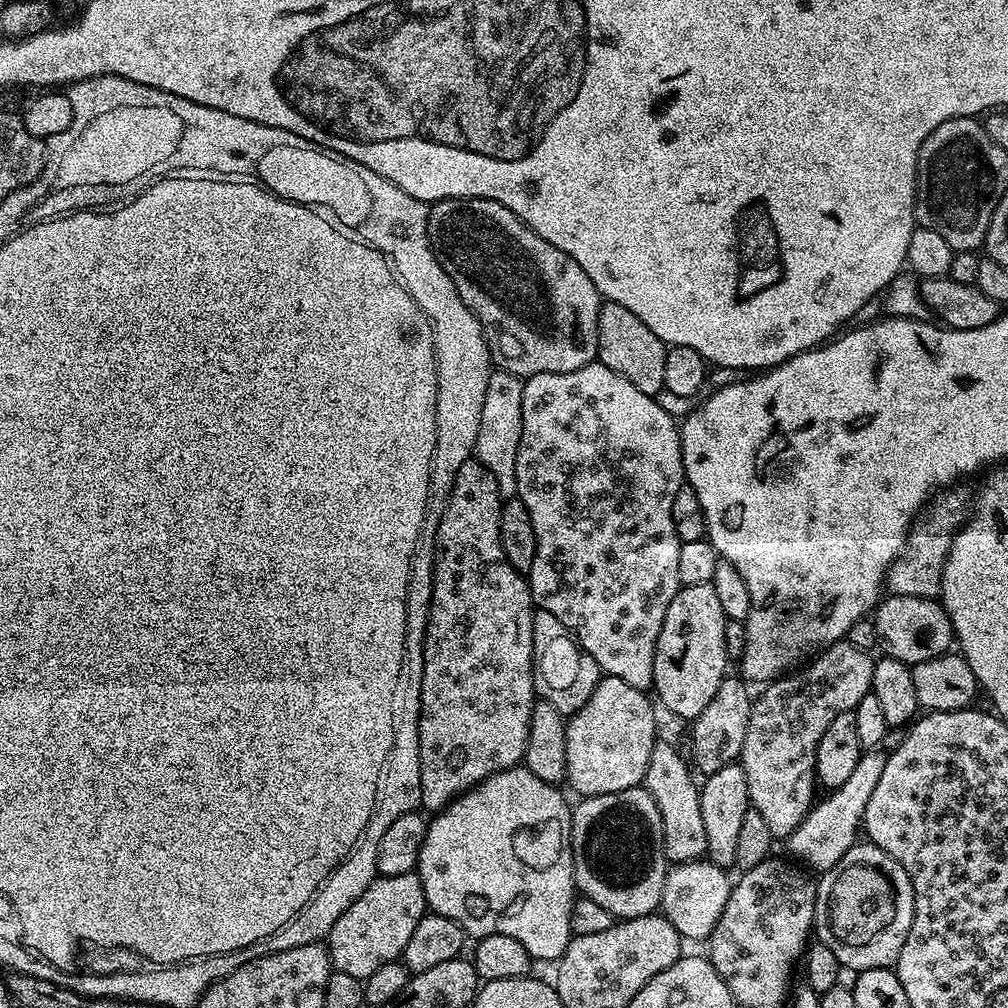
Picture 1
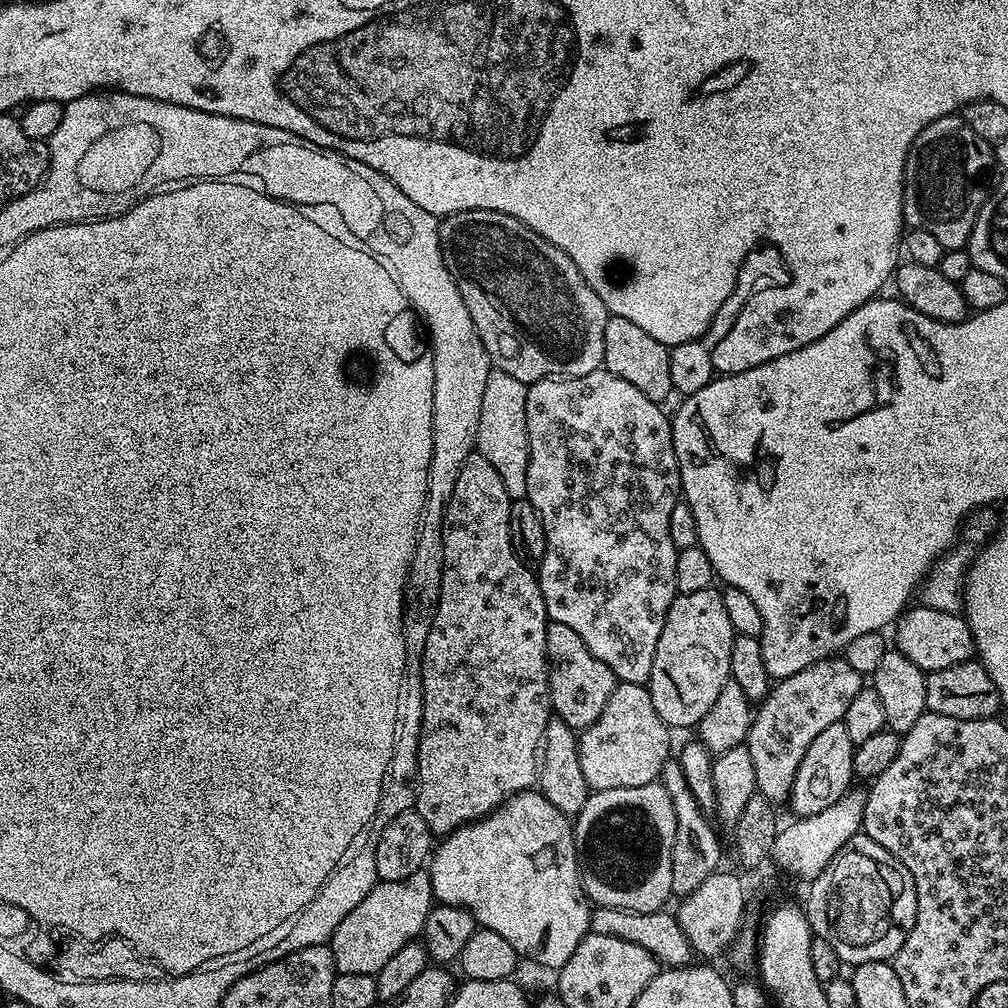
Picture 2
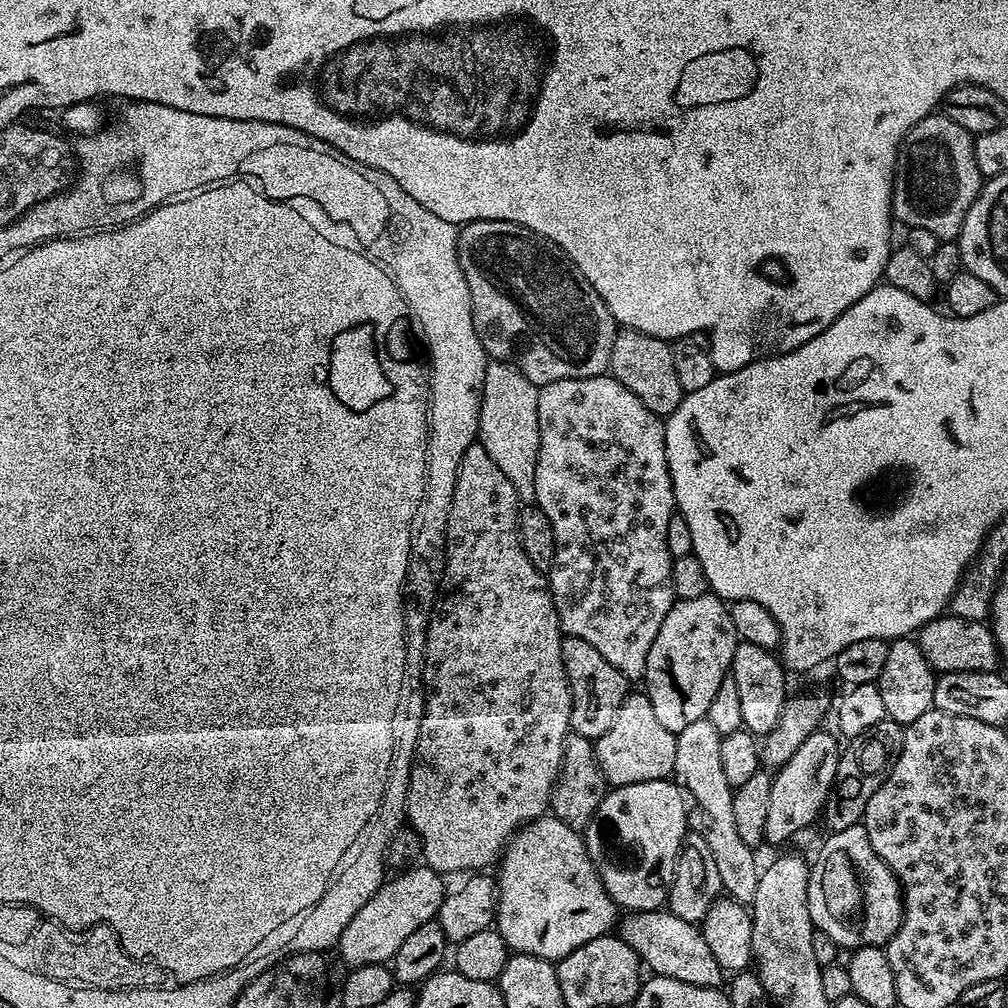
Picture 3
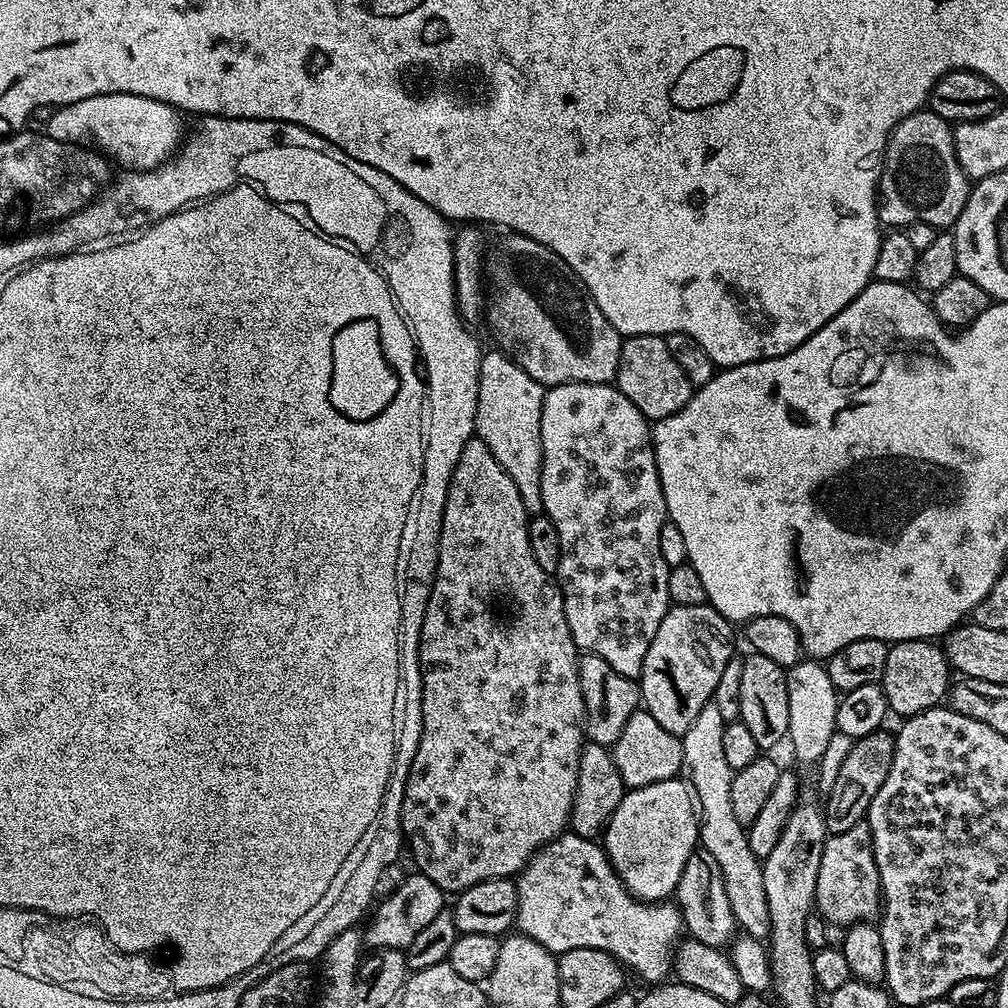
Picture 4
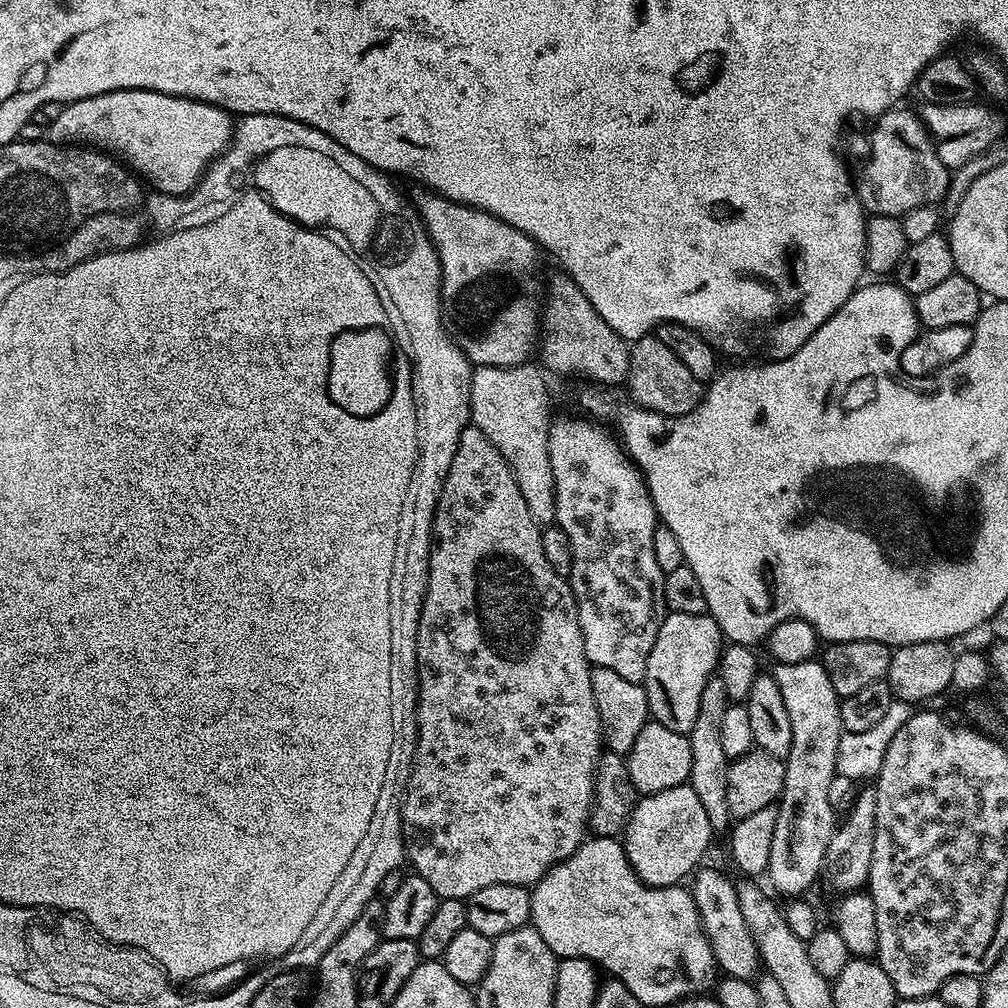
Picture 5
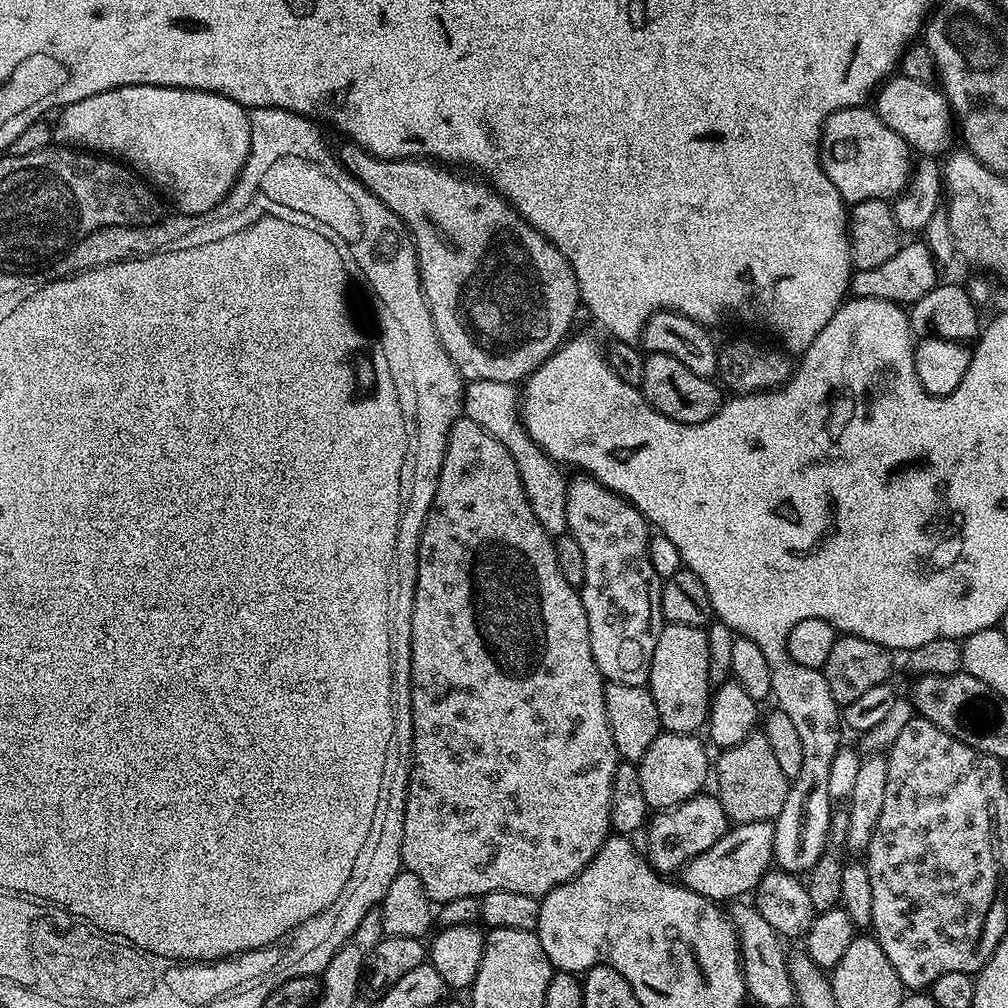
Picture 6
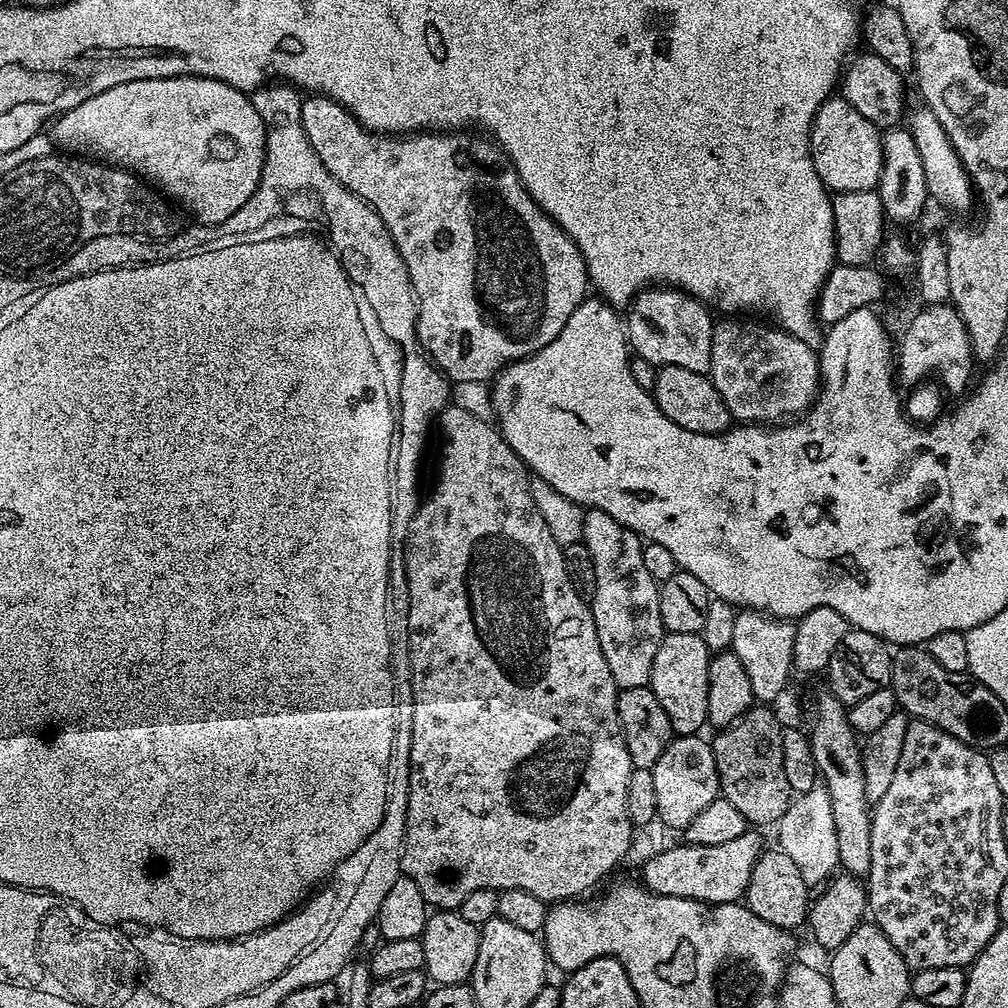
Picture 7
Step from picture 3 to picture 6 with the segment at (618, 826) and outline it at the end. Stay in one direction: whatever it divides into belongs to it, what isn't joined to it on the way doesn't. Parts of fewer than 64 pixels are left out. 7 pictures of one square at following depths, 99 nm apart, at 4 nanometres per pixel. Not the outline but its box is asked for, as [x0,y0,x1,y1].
[646,794,730,874]

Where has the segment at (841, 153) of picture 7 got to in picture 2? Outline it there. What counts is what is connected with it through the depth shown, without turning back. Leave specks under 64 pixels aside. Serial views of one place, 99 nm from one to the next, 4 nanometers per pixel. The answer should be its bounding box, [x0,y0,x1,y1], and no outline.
[904,115,993,250]

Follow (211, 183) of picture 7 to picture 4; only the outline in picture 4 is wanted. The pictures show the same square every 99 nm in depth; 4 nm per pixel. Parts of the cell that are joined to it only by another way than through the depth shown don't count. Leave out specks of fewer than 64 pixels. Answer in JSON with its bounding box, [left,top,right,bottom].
[47,94,186,172]

